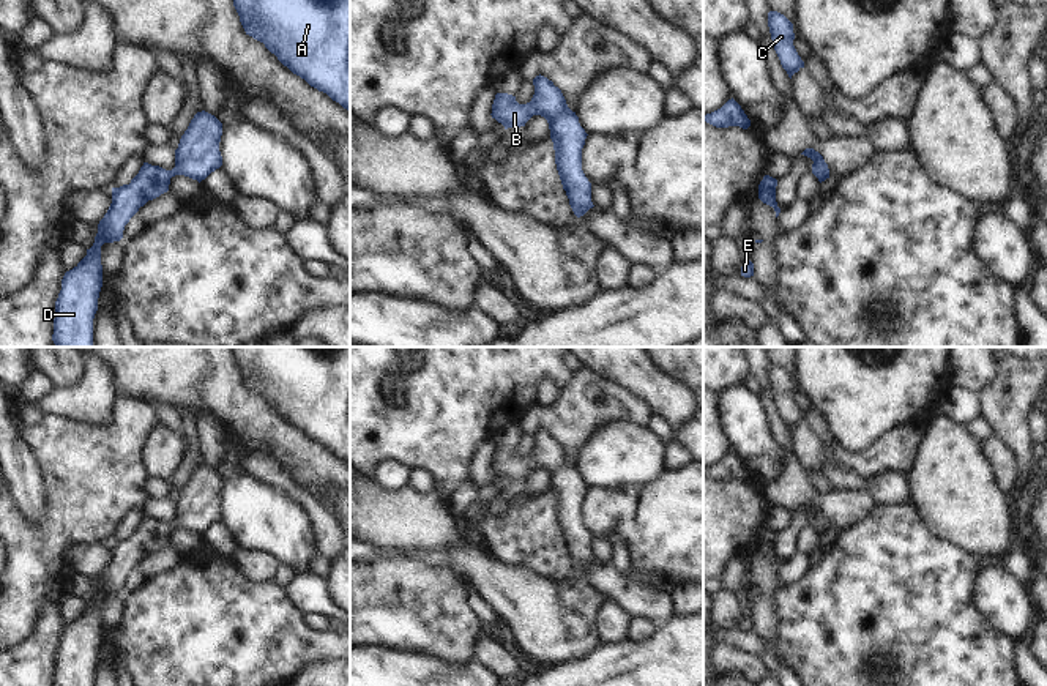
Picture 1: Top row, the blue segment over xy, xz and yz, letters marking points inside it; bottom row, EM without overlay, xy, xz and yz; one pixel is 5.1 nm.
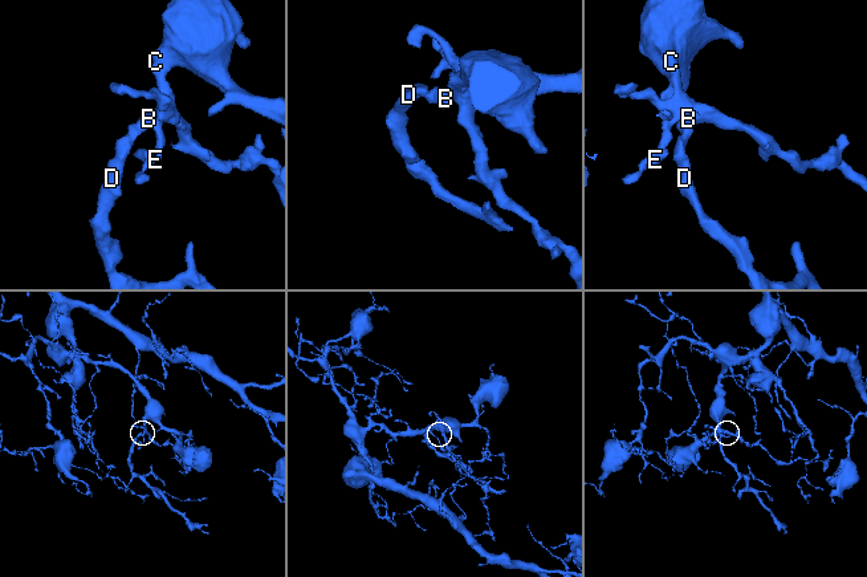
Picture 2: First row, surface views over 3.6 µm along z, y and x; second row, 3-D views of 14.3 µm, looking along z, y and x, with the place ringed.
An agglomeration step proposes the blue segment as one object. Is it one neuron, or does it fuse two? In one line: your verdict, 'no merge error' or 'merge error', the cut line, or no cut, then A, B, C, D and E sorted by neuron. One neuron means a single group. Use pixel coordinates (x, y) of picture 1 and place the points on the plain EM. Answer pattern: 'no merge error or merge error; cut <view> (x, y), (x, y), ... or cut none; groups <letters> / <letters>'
no merge error; cut none; groups A B C D E

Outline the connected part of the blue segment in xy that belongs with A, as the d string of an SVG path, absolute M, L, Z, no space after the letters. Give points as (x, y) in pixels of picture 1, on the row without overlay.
M230 347L246 388L350 464L350 347Z

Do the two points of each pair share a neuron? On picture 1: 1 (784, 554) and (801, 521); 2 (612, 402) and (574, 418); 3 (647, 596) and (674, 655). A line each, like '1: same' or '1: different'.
1: same
2: same
3: different

